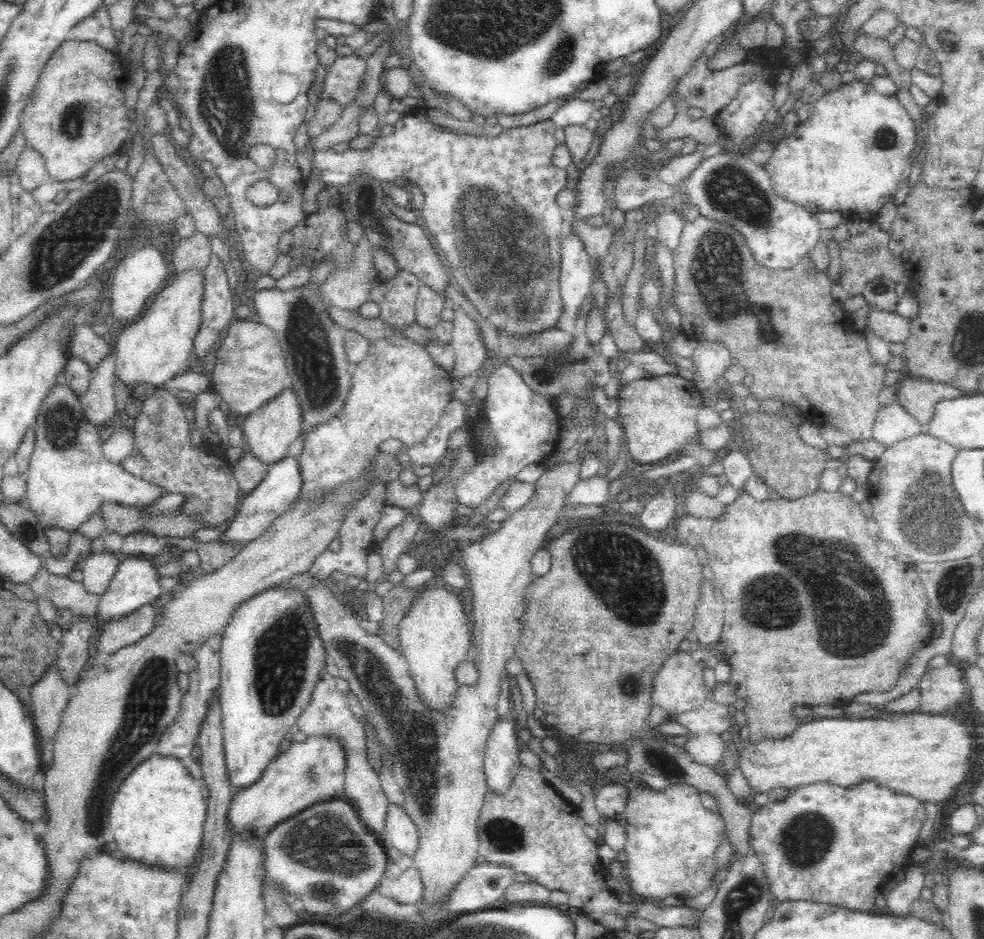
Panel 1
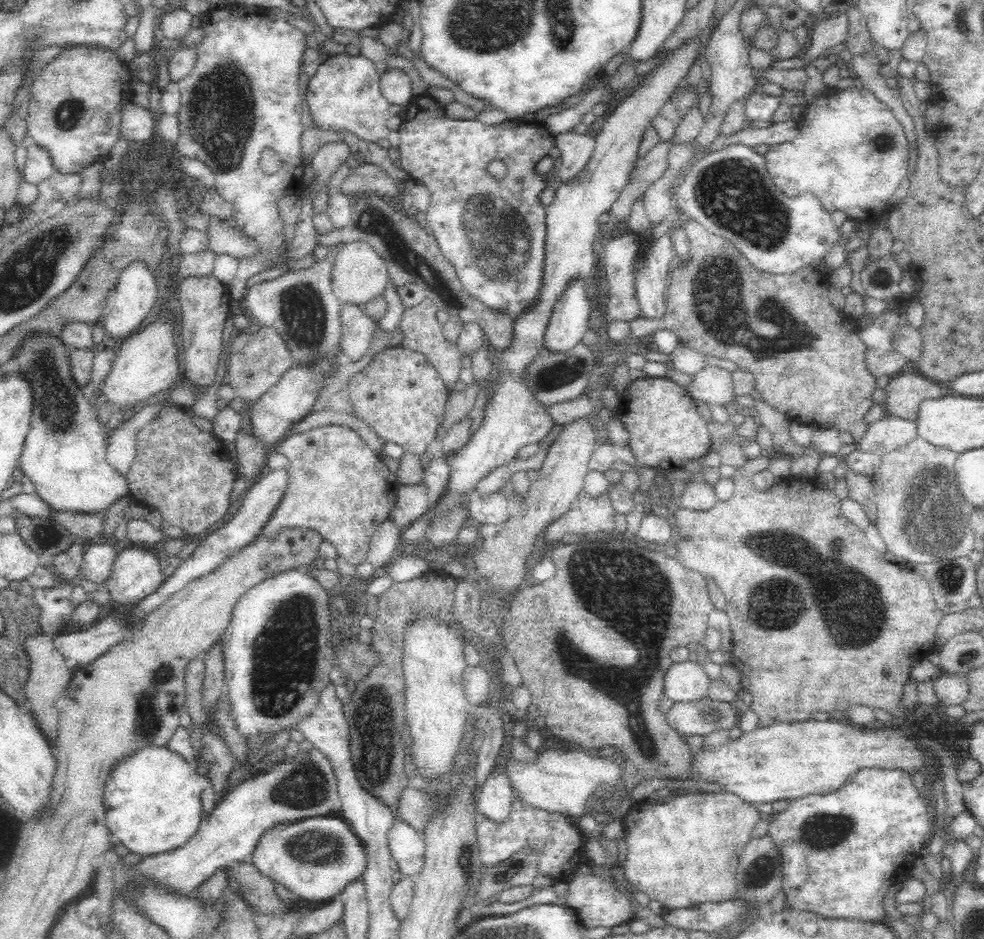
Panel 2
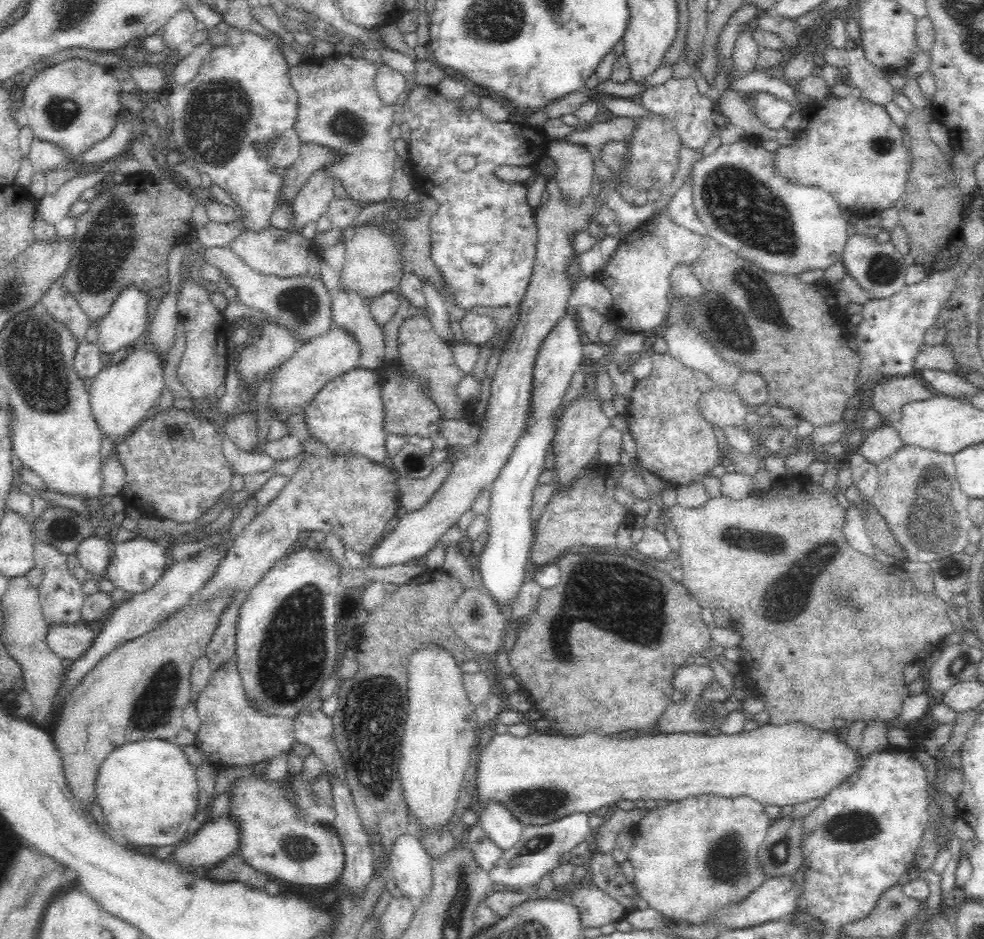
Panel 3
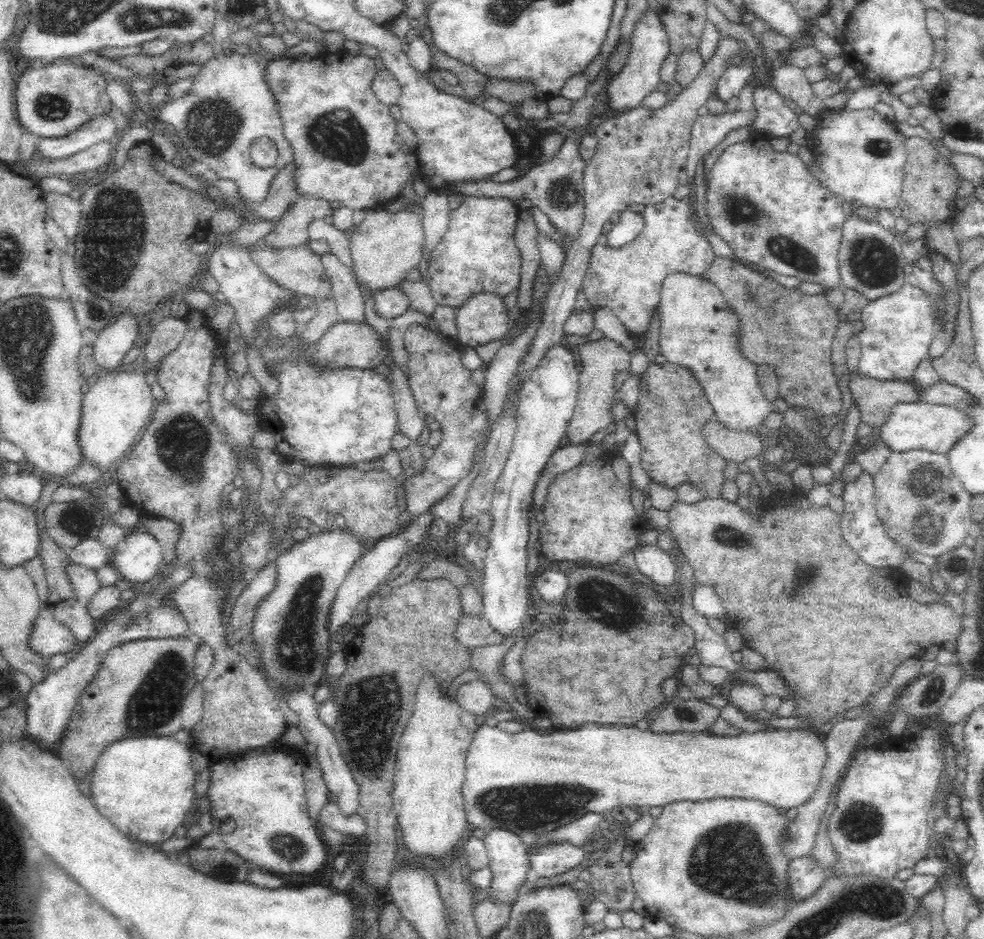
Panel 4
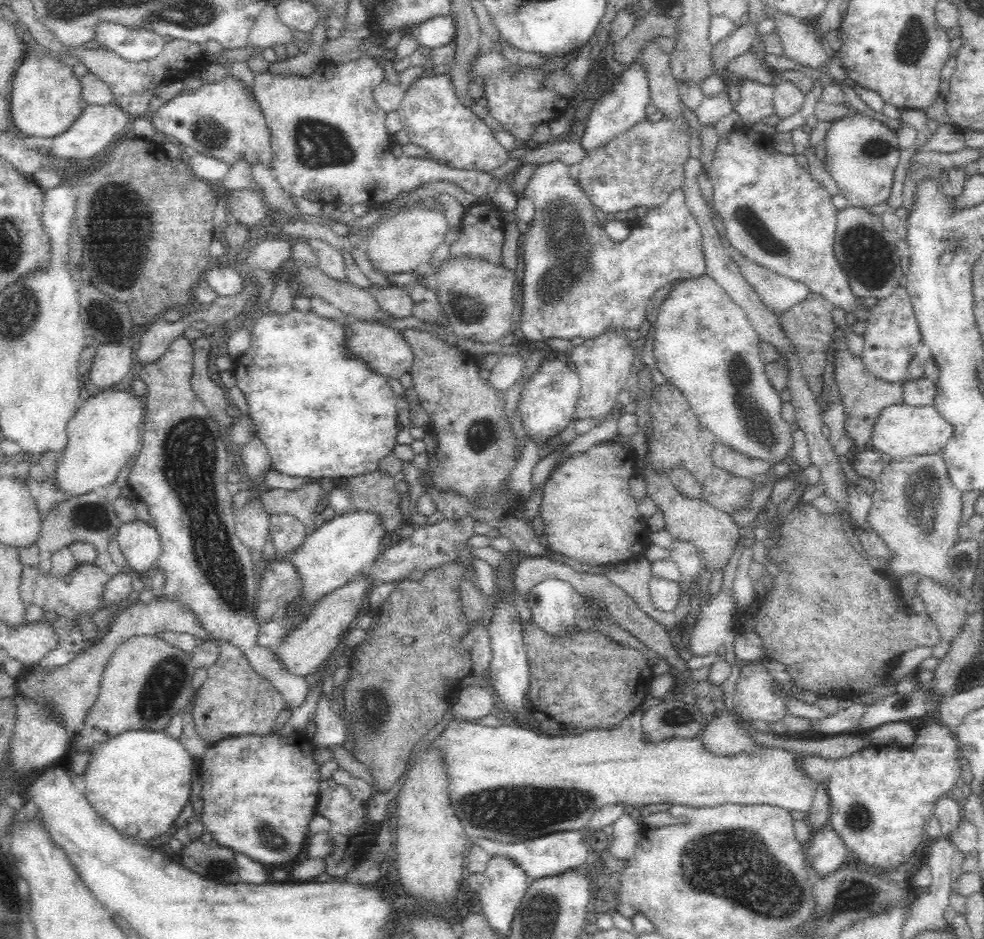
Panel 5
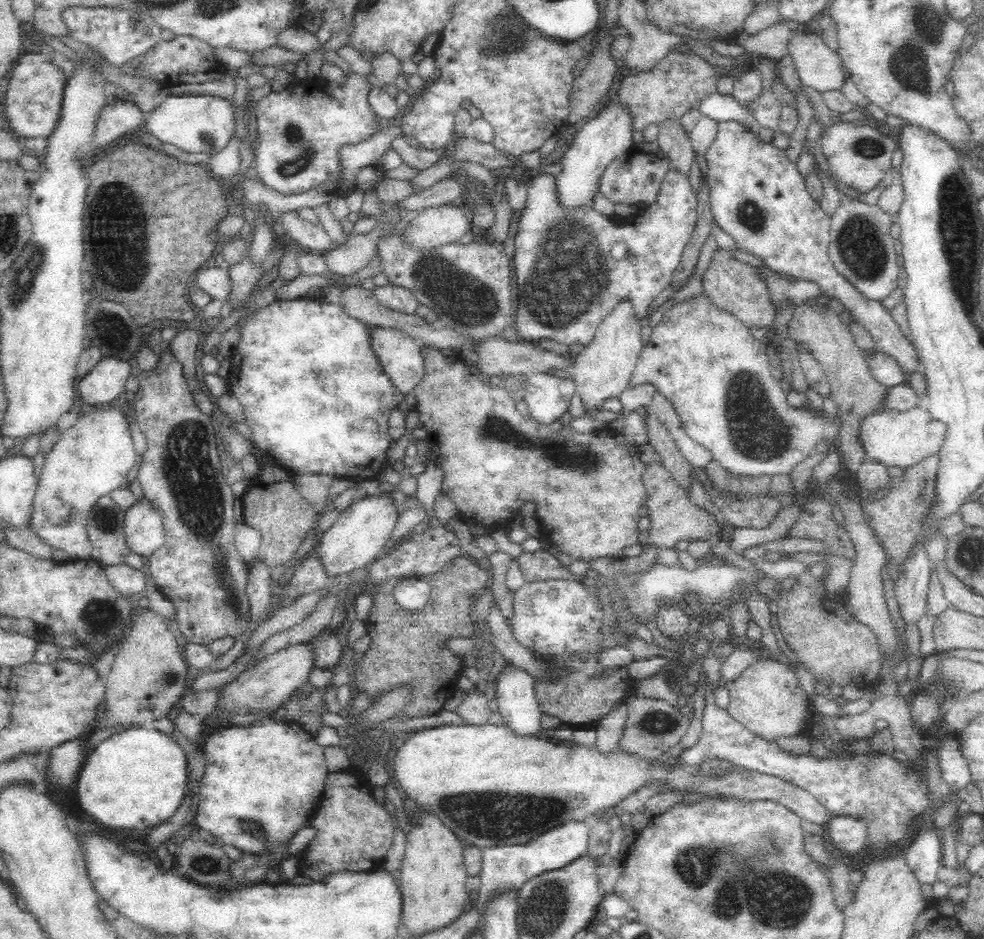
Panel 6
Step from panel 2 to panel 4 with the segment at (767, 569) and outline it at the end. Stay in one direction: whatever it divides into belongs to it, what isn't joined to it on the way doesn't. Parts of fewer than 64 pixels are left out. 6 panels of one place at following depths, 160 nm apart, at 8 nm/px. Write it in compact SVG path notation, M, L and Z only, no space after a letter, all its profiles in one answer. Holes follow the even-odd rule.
M795 488L788 493L790 496L786 496L785 499L778 497L776 493L763 501L759 509L751 509L749 512L721 496L713 499L703 498L694 504L676 502L670 510L667 510L669 518L667 533L674 540L676 553L683 554L692 564L697 585L713 588L726 612L728 627L742 633L747 647L764 657L764 662L768 663L766 668L781 676L785 692L787 692L785 698L781 699L793 702L793 716L798 720L804 720L804 724L808 724L811 730L822 731L834 722L834 718L838 714L845 714L844 712L848 712L850 708L868 706L870 698L886 686L888 679L902 662L910 658L923 659L928 650L946 642L956 642L956 638L961 632L961 618L941 599L932 603L920 604L909 597L907 594L909 579L899 567L883 569L868 566L844 540L839 525L840 515L832 510L830 505L815 506L808 500L807 491L800 488Z

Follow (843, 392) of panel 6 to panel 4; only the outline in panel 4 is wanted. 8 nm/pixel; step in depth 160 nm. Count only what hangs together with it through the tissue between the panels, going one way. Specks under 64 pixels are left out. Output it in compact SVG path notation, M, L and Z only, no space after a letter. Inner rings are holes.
M854 372L848 387L858 402L860 420L868 426L883 425L898 403L916 402L921 394L910 380L876 380Z

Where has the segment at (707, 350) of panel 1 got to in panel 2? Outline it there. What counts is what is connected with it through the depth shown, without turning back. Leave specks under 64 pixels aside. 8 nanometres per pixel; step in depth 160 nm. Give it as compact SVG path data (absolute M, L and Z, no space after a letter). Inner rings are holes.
M709 359L691 378L688 391L695 401L701 400L707 404L720 404L735 409L737 397L733 388L733 376L726 367L722 368L717 361Z

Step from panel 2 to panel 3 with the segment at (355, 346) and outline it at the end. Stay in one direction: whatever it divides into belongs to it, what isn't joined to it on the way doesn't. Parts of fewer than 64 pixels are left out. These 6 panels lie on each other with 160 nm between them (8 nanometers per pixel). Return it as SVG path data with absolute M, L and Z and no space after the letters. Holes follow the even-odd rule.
M340 290L332 298L332 320L357 344L357 366L376 370L385 360L383 327L371 315L366 302L351 290Z

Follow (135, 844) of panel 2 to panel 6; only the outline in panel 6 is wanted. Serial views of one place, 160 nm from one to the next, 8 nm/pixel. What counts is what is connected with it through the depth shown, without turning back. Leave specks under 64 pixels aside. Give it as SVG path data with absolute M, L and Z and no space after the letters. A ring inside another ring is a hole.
M150 726L130 728L99 741L86 756L75 784L82 813L98 825L115 828L126 834L140 834L166 822L180 808L188 786L186 752L168 734Z

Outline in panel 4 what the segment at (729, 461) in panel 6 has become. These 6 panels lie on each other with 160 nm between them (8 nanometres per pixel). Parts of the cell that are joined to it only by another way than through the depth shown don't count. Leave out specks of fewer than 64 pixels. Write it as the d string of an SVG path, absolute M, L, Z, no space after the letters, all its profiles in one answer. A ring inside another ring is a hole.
M678 271L669 274L663 282L659 312L659 350L662 360L682 365L692 371L698 382L704 386L704 391L710 399L713 414L718 415L720 421L730 427L752 427L766 440L767 434L773 433L766 430L762 422L772 413L772 403L768 402L756 380L757 365L748 362L737 349L735 340L735 318L725 309L721 292L712 284L709 278L702 275L688 274Z

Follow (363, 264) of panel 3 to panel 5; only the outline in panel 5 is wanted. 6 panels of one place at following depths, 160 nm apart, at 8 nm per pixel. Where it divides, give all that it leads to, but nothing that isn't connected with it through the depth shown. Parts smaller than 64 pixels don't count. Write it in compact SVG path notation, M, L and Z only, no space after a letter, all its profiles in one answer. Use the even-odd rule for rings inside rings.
M420 206L403 209L389 217L380 218L364 229L367 229L368 236L365 238L363 248L368 255L369 263L374 270L384 276L426 267L437 247L444 243L448 232L442 214L436 209L421 209Z

